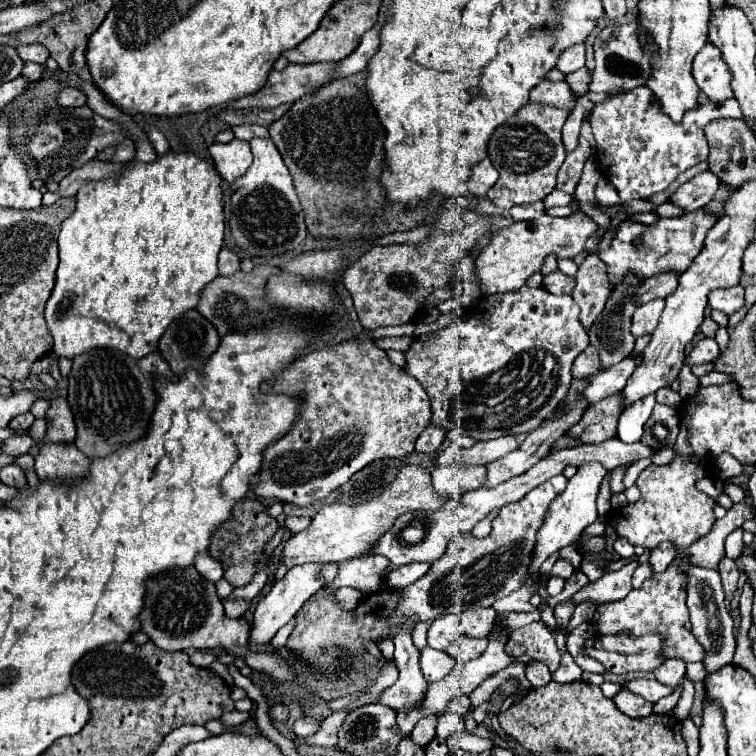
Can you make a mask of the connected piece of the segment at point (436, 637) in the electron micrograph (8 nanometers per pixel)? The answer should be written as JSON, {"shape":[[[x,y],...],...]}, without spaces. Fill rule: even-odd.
{"shape":[[[447,614],[433,620],[427,630],[427,642],[435,650],[447,650],[461,636],[465,636],[465,632],[461,630],[459,616],[455,614]]]}

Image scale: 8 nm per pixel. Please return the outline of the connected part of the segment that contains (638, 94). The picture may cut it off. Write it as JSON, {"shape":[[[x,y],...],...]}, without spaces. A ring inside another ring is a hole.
{"shape":[[[639,86],[627,94],[607,98],[591,112],[591,128],[597,142],[595,158],[599,158],[603,176],[615,186],[623,200],[645,200],[651,194],[663,192],[677,174],[707,160],[709,146],[703,128],[717,118],[728,117],[743,118],[735,98],[725,100],[721,106],[713,102],[697,106],[683,116],[681,124],[675,124],[659,110],[649,88]]]}

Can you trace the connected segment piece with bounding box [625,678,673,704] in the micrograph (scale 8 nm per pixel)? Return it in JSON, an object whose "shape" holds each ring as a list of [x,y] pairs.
{"shape":[[[645,678],[631,680],[631,682],[625,684],[625,688],[631,690],[631,692],[635,692],[635,694],[639,694],[639,696],[643,696],[645,700],[649,700],[649,702],[653,702],[653,704],[673,692],[667,684],[661,684],[661,682],[657,682],[657,680],[645,680]]]}

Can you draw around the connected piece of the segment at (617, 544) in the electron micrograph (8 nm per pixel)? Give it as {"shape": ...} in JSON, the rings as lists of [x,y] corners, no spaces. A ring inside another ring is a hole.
{"shape":[[[617,538],[617,540],[613,542],[613,550],[615,550],[621,558],[631,558],[631,556],[635,556],[633,546],[631,546],[625,538]]]}

